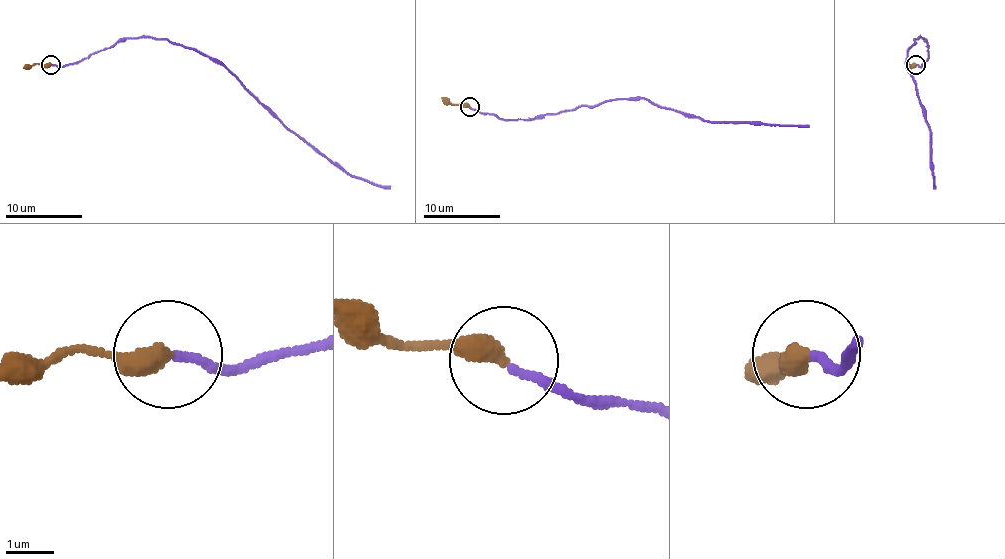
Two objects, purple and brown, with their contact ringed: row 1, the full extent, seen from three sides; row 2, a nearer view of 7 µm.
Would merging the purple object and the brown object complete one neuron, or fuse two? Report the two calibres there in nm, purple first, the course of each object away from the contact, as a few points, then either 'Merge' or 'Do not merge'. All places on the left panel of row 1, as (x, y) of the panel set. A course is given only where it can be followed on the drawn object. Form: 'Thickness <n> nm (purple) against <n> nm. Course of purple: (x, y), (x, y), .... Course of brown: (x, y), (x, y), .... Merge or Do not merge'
Thickness 180 nm (purple) against 440 nm. Course of purple: (52, 64), (67, 66), (127, 39), (153, 37), (196, 48), (218, 60), (333, 163), (391, 188). Course of brown: (50, 64), (23, 68). Merge

